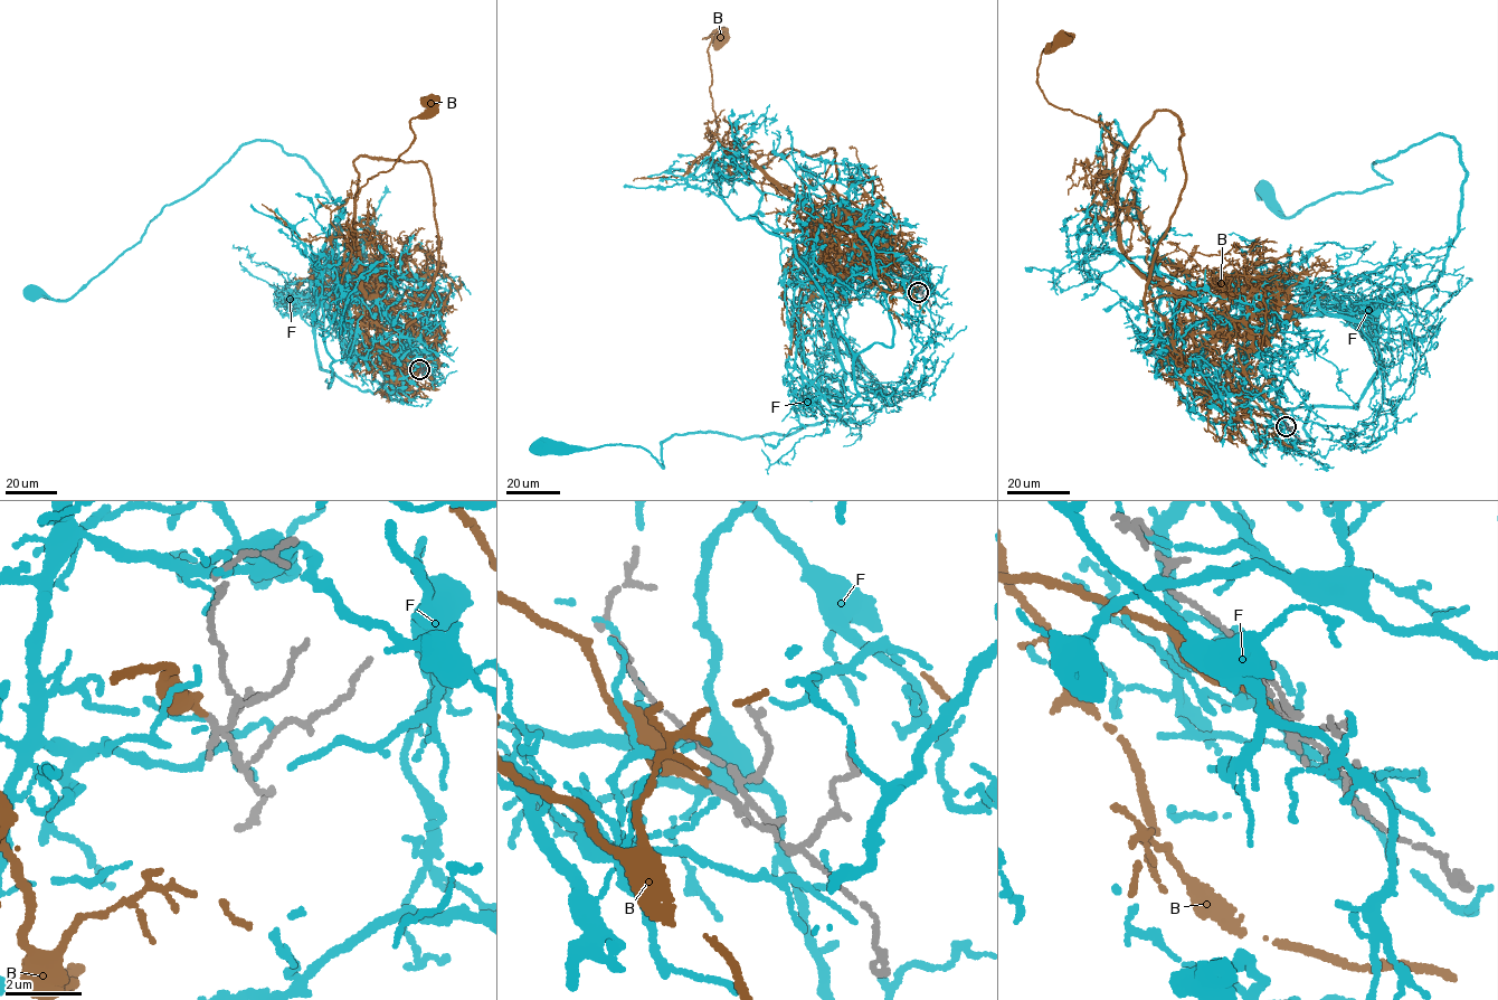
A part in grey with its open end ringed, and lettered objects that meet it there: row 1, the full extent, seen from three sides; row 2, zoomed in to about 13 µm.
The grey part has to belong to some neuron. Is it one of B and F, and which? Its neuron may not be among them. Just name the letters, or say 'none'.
B

